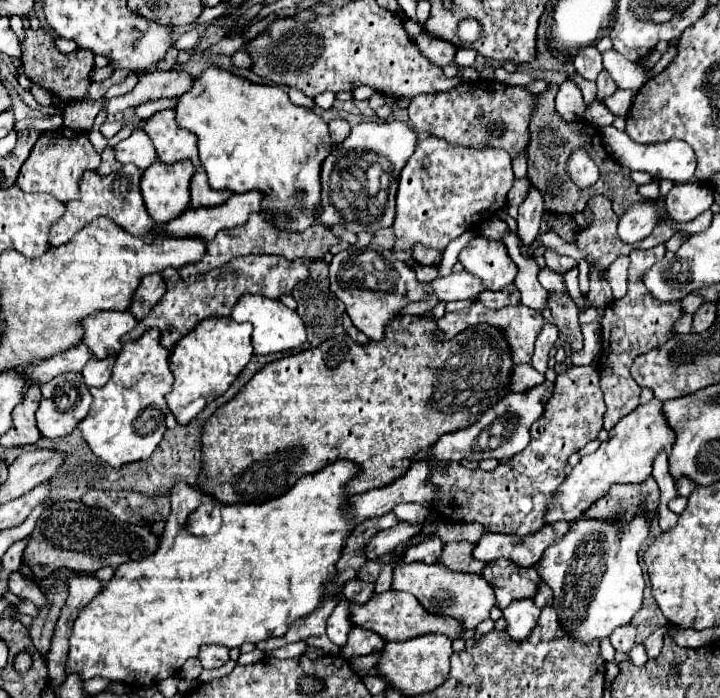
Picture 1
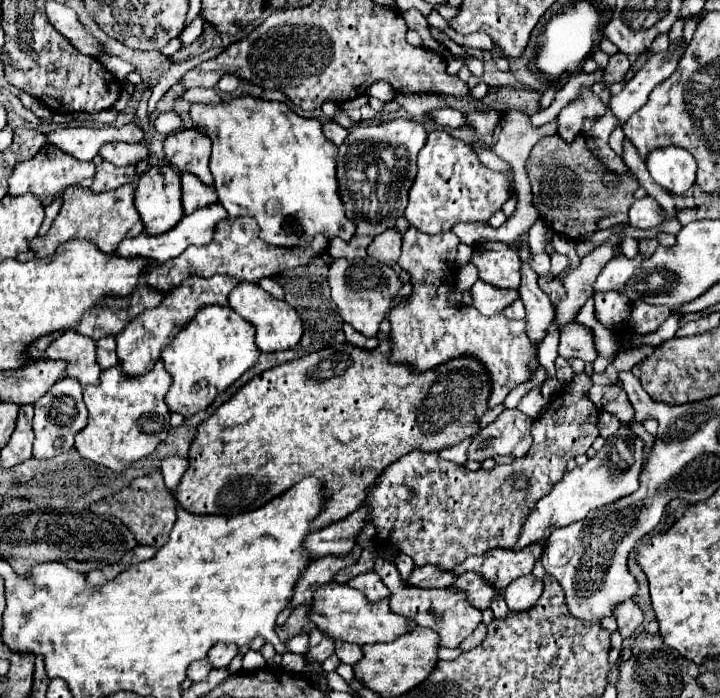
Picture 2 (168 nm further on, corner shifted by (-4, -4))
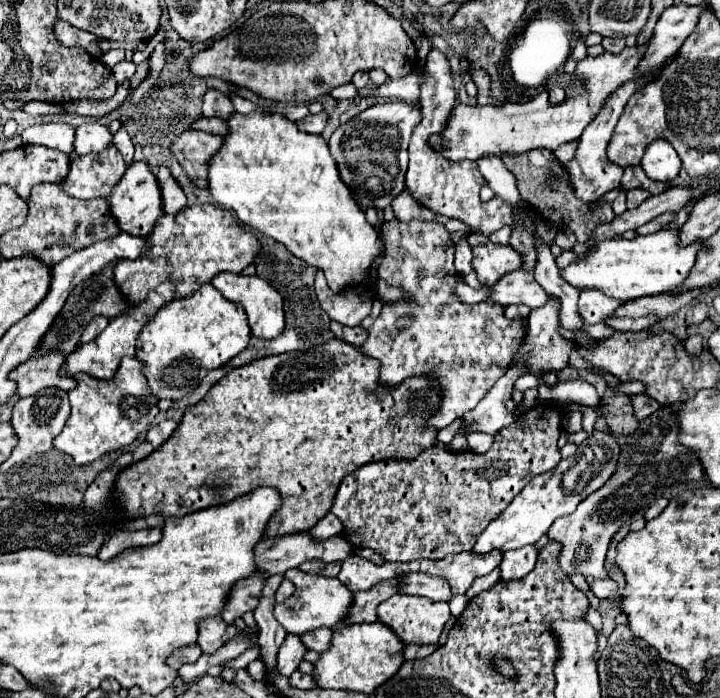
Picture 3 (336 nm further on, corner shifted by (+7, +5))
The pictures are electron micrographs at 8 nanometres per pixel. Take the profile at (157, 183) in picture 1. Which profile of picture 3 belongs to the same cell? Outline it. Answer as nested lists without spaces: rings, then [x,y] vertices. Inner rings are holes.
[[[133,163],[131,167],[127,167],[125,175],[113,187],[113,193],[107,197],[107,201],[109,201],[109,213],[117,221],[117,227],[125,233],[135,235],[135,237],[147,237],[153,231],[153,225],[155,225],[157,217],[161,217],[161,197],[157,197],[157,181],[153,181],[153,173],[147,167],[147,163]]]

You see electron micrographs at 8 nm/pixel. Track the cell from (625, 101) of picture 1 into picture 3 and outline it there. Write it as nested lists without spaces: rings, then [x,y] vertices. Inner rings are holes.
[[[573,141],[573,145],[561,145],[561,149],[555,149],[553,151],[553,155],[557,157],[557,161],[559,163],[567,163],[567,161],[571,161],[573,159],[573,155],[575,155],[575,149],[577,149],[577,141]]]

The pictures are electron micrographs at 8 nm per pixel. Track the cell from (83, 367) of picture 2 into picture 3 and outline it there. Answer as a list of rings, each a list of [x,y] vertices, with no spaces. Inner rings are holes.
[[[47,353],[41,359],[31,357],[29,361],[15,367],[15,371],[9,373],[9,379],[17,383],[17,395],[29,397],[43,387],[57,387],[63,391],[73,389],[75,379],[63,379],[59,377],[59,367],[63,365],[65,355],[61,353]]]

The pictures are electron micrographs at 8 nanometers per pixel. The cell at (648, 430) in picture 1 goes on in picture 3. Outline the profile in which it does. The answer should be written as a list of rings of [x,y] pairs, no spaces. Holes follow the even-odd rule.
[[[595,431],[589,435],[583,443],[579,443],[573,457],[561,459],[559,465],[547,473],[541,473],[533,477],[521,493],[509,503],[509,507],[485,527],[485,531],[477,537],[477,543],[473,545],[471,553],[485,555],[493,549],[505,553],[507,549],[519,549],[525,545],[533,545],[541,535],[549,531],[553,521],[561,515],[573,513],[577,505],[589,497],[589,493],[597,491],[605,481],[613,475],[613,469],[617,467],[617,453],[619,445],[615,443],[611,433]]]

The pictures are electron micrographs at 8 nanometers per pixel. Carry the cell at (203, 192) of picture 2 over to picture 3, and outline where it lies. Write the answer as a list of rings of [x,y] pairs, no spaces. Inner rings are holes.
[[[157,167],[157,169],[155,169],[155,177],[157,177],[159,189],[161,189],[163,211],[165,211],[165,213],[179,213],[179,211],[187,205],[187,199],[185,199],[183,189],[181,189],[179,183],[171,177],[171,173],[169,173],[167,167]]]

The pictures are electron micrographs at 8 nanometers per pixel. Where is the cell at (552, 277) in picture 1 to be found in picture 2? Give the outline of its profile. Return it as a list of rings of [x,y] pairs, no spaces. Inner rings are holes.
[[[534,254],[532,268],[536,270],[538,276],[546,276],[550,272],[550,256],[548,254]]]

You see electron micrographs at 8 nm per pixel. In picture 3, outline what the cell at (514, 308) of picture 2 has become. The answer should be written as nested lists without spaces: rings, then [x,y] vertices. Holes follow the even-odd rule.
[[[525,305],[505,307],[505,317],[509,317],[509,319],[525,319],[525,317],[529,317],[529,313],[531,313],[531,309],[525,307]]]

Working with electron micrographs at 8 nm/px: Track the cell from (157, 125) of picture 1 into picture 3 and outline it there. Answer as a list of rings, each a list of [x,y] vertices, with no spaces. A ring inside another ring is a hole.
[[[191,129],[189,133],[183,133],[173,143],[173,155],[181,163],[187,177],[199,187],[205,189],[209,185],[207,181],[207,169],[209,161],[213,159],[213,153],[217,153],[223,145],[223,137],[211,135],[205,131]]]

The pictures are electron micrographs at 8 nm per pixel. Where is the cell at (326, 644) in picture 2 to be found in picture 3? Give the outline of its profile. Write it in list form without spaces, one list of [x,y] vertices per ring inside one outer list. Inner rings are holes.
[[[287,635],[285,645],[281,645],[279,655],[277,655],[277,659],[279,659],[277,671],[283,677],[289,677],[297,669],[297,665],[301,663],[303,653],[305,653],[305,649],[301,649],[301,641],[297,641],[297,635]]]

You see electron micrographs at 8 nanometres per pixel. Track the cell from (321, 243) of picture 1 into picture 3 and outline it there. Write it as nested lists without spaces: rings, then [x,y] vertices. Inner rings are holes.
[[[191,205],[183,207],[175,215],[163,213],[155,223],[153,233],[147,237],[147,243],[151,247],[147,253],[135,261],[117,261],[113,267],[115,285],[119,287],[121,295],[135,305],[141,303],[163,279],[175,283],[175,299],[187,297],[201,285],[209,283],[217,273],[241,273],[261,251],[257,237],[237,225],[231,211],[215,205]]]

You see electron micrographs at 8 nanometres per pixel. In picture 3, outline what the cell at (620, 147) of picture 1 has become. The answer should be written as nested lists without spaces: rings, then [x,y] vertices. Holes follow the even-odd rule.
[[[657,139],[647,145],[641,159],[641,169],[653,181],[673,181],[681,169],[681,159],[665,139]]]

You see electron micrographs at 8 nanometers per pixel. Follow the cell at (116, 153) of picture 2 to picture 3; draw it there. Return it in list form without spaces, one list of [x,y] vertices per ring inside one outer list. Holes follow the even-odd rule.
[[[85,123],[75,129],[75,141],[73,141],[73,151],[77,155],[87,155],[87,153],[101,153],[105,145],[113,141],[113,135],[109,133],[107,127],[99,123]]]

